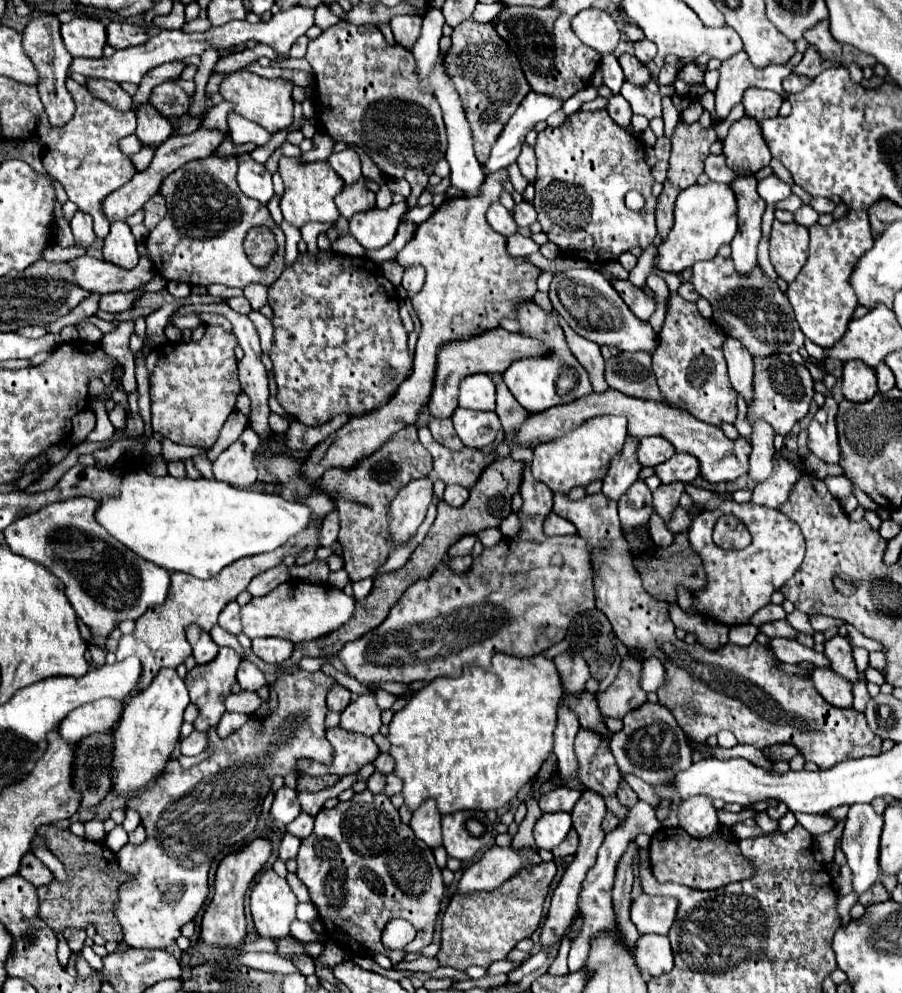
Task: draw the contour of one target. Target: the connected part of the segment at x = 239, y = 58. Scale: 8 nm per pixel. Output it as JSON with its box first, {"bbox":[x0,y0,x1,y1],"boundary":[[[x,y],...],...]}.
{"bbox":[213,45,289,75],"boundary":[[[257,45],[253,49],[243,49],[243,51],[233,51],[225,57],[219,57],[215,69],[213,69],[213,75],[223,75],[223,73],[231,73],[231,71],[239,71],[239,69],[245,69],[247,65],[251,65],[253,61],[257,61],[259,57],[269,57],[271,61],[285,61],[289,59],[287,57],[277,57],[277,51],[269,49],[269,45]]]}

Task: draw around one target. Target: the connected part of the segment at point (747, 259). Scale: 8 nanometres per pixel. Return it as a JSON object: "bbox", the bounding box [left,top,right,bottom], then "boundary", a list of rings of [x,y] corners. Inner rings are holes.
{"bbox":[731,177,765,277],"boundary":[[[739,177],[731,183],[737,195],[737,217],[739,217],[739,231],[731,241],[731,261],[737,273],[749,277],[757,267],[757,247],[761,241],[761,217],[765,211],[765,201],[761,201],[757,193],[757,179]]]}

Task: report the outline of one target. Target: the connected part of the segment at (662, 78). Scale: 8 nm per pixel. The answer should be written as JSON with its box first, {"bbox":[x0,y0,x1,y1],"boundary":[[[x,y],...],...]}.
{"bbox":[659,65,677,85],"boundary":[[[663,65],[661,71],[659,71],[659,85],[673,85],[675,83],[675,75],[677,75],[675,67]]]}

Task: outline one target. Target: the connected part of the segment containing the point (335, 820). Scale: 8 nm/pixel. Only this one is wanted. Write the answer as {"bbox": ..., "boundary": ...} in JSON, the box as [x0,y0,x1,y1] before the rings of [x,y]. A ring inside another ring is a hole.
{"bbox":[297,791,443,963],"boundary":[[[371,791],[355,793],[349,801],[339,803],[333,809],[321,809],[315,817],[313,833],[303,839],[297,853],[297,875],[309,889],[309,897],[319,911],[319,919],[325,925],[325,937],[347,947],[353,953],[383,953],[391,963],[403,961],[407,951],[421,951],[433,941],[435,919],[443,899],[441,869],[435,863],[433,851],[415,837],[409,825],[403,825],[397,809],[387,795],[373,795]],[[391,919],[405,919],[417,929],[417,937],[403,951],[385,951],[381,943],[381,931]]]}

